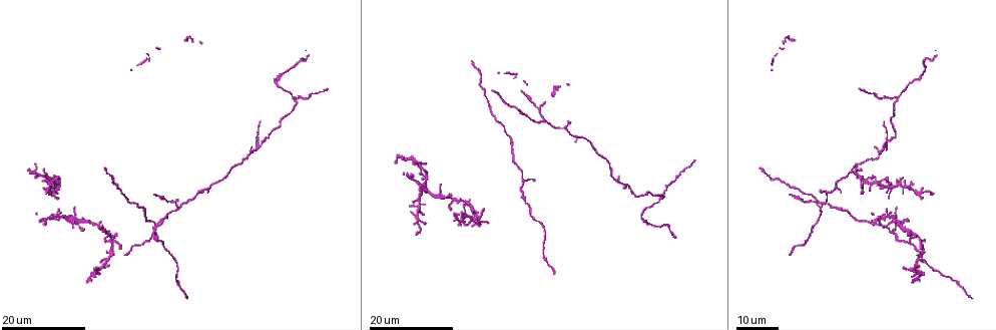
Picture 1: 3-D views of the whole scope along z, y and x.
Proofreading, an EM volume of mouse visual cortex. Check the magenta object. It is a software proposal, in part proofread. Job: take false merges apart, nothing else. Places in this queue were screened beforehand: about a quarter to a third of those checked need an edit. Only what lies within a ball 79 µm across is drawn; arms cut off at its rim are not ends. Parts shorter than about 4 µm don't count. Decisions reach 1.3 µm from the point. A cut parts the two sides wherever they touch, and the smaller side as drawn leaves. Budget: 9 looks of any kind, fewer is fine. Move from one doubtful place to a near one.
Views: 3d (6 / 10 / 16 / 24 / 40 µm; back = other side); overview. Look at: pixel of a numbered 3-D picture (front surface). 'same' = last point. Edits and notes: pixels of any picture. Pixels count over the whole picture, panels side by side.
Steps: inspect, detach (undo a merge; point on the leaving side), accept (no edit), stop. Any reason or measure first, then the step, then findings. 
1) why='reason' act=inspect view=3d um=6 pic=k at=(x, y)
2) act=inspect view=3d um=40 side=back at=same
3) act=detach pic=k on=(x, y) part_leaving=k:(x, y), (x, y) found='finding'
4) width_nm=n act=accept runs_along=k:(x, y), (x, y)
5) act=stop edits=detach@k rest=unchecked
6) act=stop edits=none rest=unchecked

why='four arms meet' act=inspect view=3d um=24 pic=1 at=(887, 212)

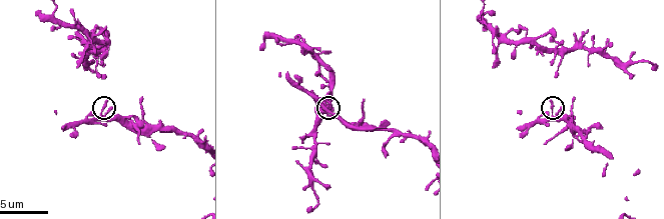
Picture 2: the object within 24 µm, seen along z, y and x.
act=inspect view=3d um=10 pic=2 at=(550, 107)

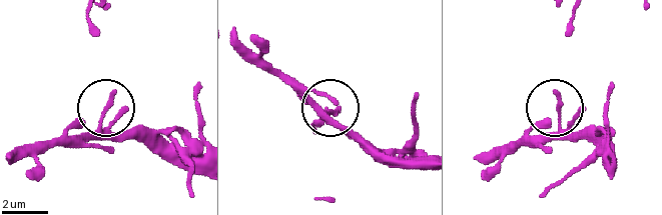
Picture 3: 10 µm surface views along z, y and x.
act=accept runs_along=3:(612, 160), (559, 112), (559, 126), (534, 147) found='continuous, no second neuron'

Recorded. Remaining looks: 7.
why='four arms meet' act=inspect view=3d um=10 pic=2 at=(313, 143)

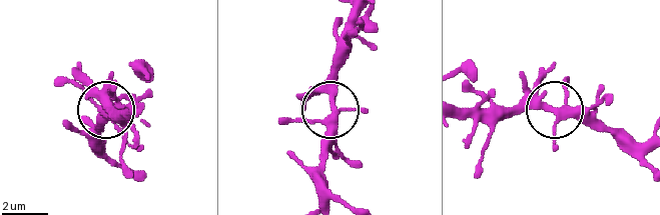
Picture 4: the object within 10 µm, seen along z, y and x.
act=accept found='one neuron here'

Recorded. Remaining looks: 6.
why='a fork' act=inspect view=3d um=24 pic=1 at=(547, 122)

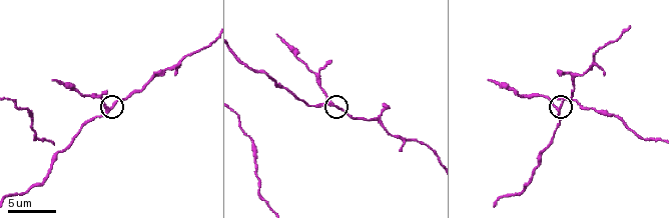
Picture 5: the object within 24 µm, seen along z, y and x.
act=inspect view=3d um=10 pic=5 at=(331, 104)

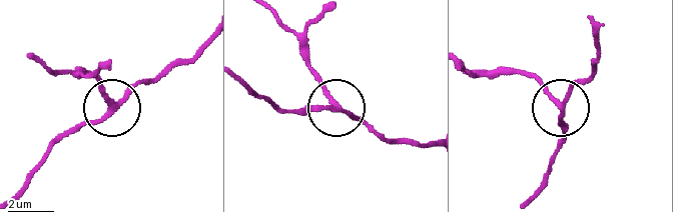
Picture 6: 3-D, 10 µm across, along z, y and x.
act=accept found='one neuron here'

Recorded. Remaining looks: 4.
why='four or more arms meet' act=inspect view=3d um=16 pic=1 at=(259, 146)

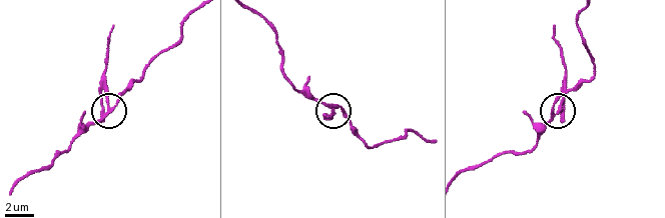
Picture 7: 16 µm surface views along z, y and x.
why='closer look' act=inspect view=3d um=10 pic=7 at=(335, 113)

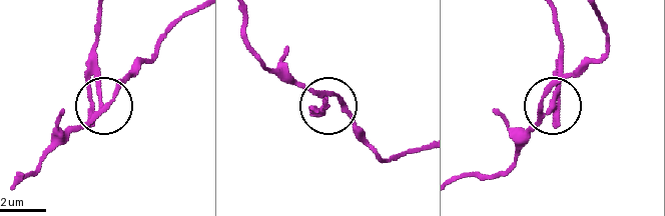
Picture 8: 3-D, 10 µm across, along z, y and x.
width_nm=200 act=detach pic=8 on=(85, 85) part_leaving=8:(98, 116), (92, 73), (98, 15) found='a second neuron is stuck on'

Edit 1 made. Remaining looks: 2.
act=stop edits=detach@8 rest=unchecked

